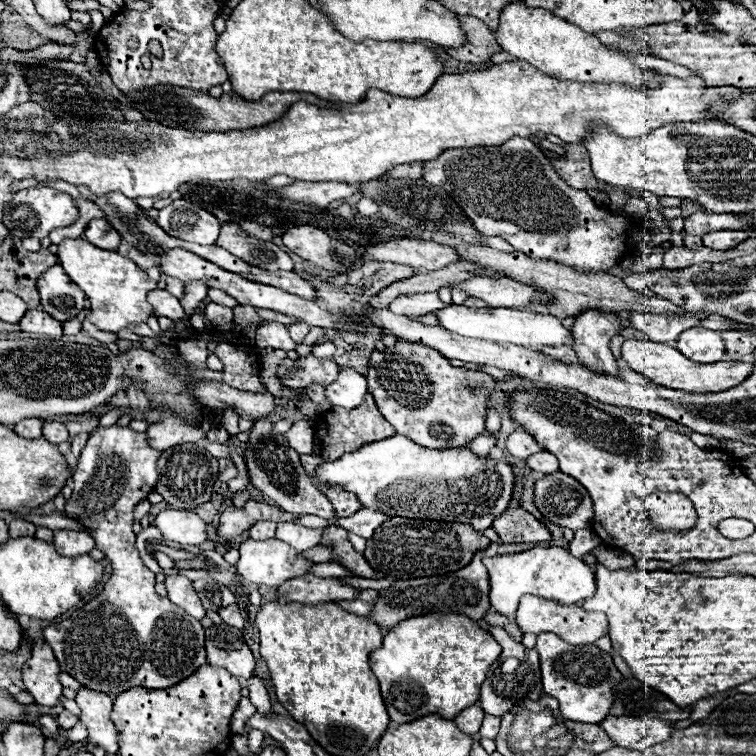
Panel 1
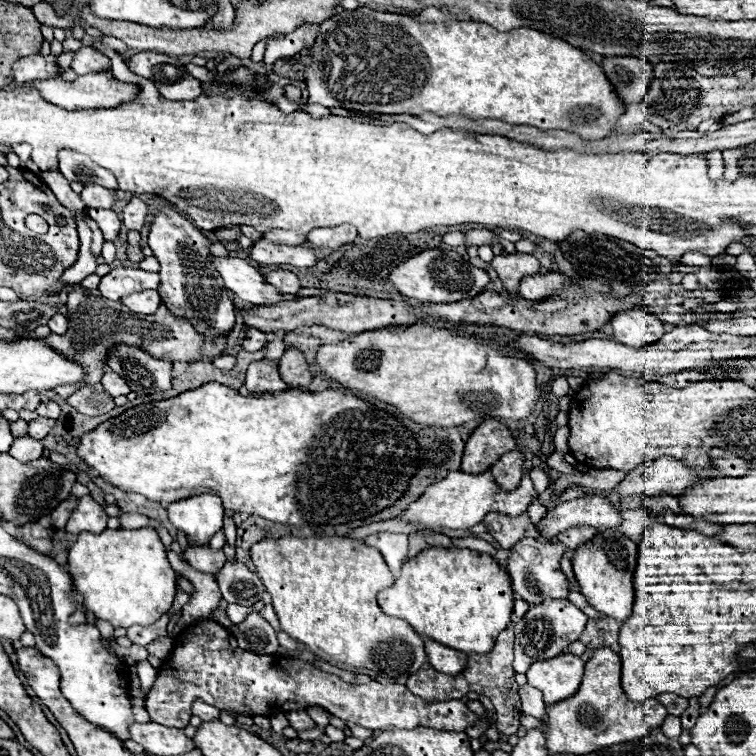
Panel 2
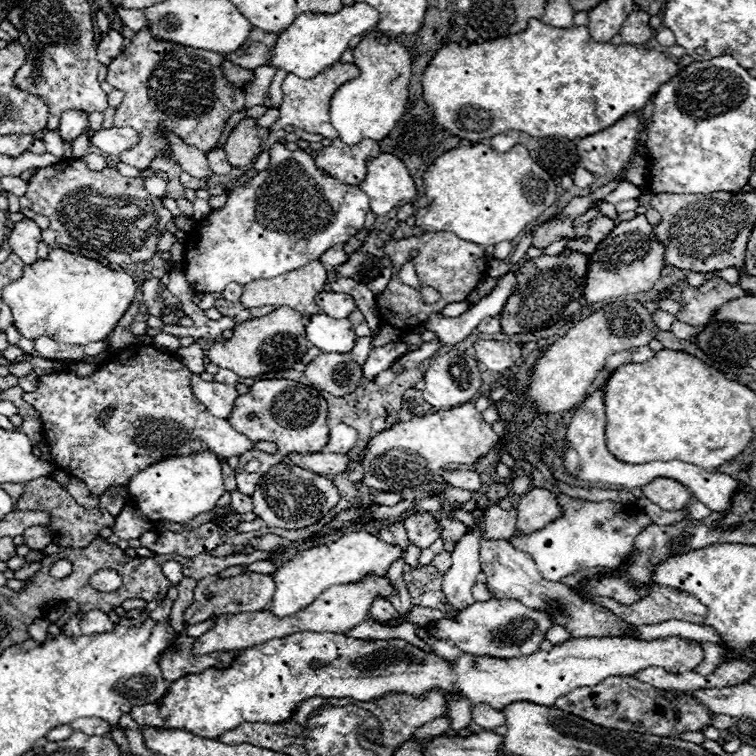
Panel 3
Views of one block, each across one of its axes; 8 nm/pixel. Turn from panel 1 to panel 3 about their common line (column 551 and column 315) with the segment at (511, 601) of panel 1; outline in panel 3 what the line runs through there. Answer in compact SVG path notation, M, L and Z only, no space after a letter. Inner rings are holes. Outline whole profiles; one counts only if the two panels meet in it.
M348 532L342 538L338 538L336 542L304 550L304 552L296 554L292 560L278 566L276 572L272 574L276 590L270 600L268 612L272 612L274 616L292 616L298 610L302 610L304 606L312 604L330 586L360 582L368 574L384 576L384 572L390 568L390 564L400 554L402 554L402 550L398 546L386 544L368 532Z

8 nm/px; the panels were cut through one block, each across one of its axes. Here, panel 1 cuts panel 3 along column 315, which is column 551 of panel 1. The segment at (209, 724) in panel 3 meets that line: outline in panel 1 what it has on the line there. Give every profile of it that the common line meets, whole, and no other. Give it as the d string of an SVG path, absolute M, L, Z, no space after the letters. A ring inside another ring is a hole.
M538 634L536 650L540 654L544 692L560 702L562 718L584 724L600 724L608 716L614 682L622 678L612 664L612 656L598 646L570 646L556 634Z

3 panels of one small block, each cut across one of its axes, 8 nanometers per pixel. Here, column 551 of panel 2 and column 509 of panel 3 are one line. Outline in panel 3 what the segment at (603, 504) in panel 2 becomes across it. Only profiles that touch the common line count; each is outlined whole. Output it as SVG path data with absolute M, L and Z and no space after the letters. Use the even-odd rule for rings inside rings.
M490 506L484 510L484 532L488 540L510 540L516 526L516 510Z

